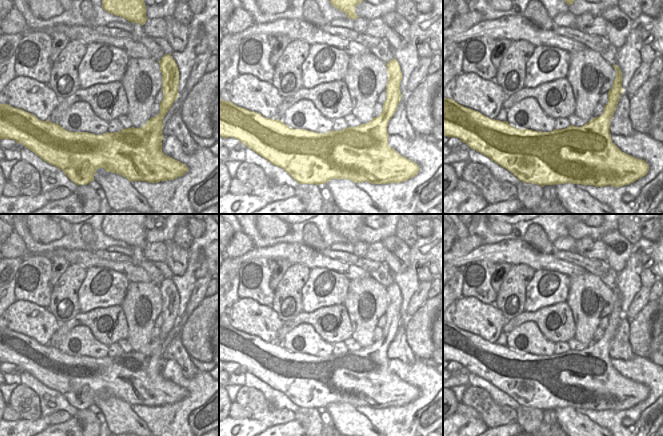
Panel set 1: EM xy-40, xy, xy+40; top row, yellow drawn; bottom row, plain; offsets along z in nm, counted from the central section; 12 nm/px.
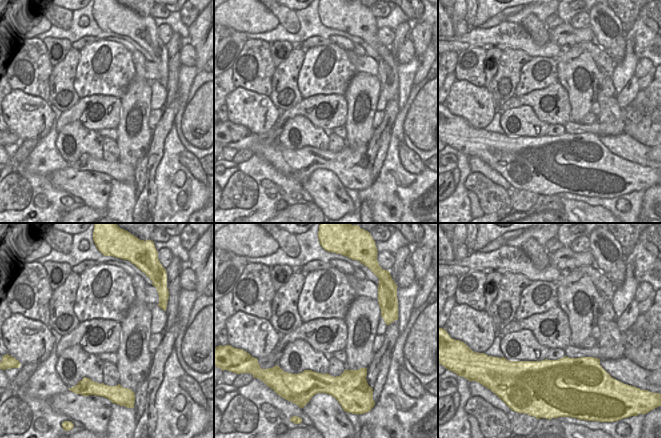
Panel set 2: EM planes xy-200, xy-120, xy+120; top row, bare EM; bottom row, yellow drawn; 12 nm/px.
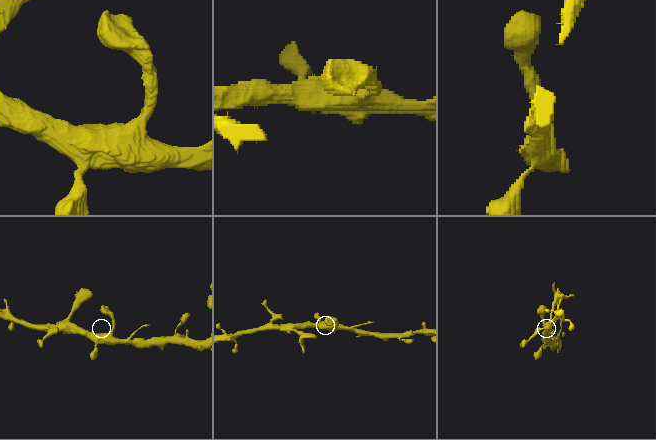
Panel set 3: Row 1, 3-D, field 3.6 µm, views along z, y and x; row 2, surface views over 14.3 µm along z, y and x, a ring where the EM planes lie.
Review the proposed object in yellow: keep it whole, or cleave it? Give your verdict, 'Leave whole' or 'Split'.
Leave whole.

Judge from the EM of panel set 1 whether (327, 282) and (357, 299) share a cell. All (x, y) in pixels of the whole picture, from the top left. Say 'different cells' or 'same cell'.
different cells

